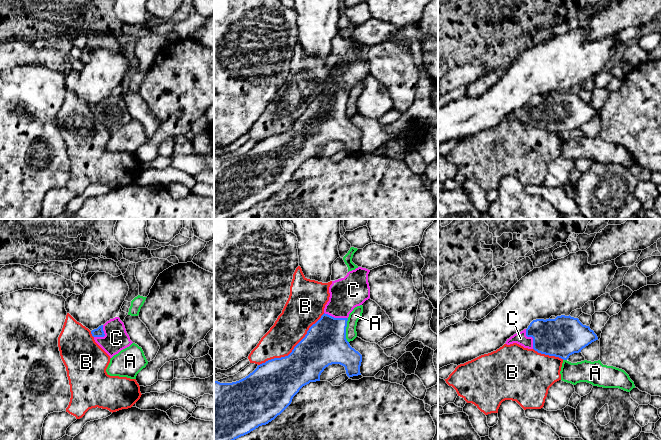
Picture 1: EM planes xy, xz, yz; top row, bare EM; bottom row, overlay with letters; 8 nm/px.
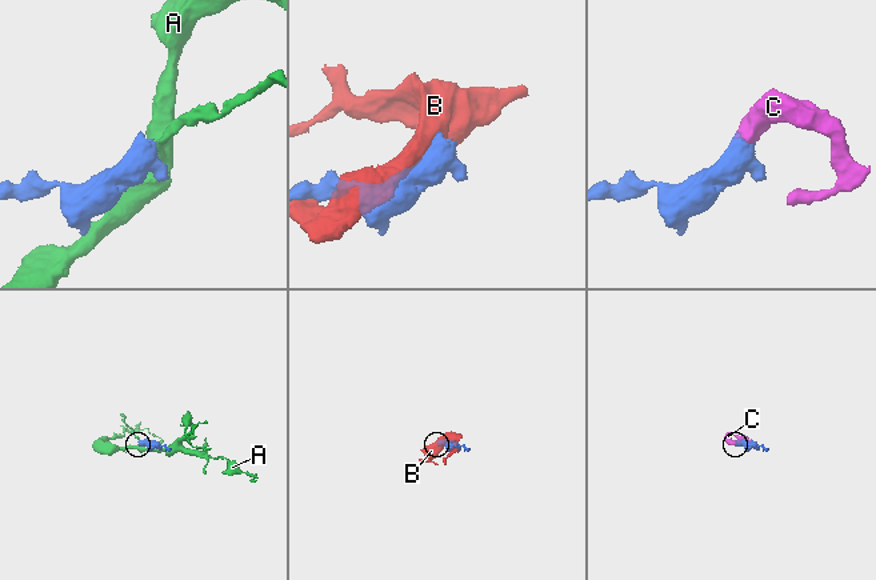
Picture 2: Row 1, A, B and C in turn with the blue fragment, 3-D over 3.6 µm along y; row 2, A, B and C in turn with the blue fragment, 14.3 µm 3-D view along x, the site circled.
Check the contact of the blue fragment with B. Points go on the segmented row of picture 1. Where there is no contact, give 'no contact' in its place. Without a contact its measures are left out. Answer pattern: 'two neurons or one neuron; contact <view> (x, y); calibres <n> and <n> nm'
two neurons; contact xz (293, 349); calibres 340 and 260 nm

